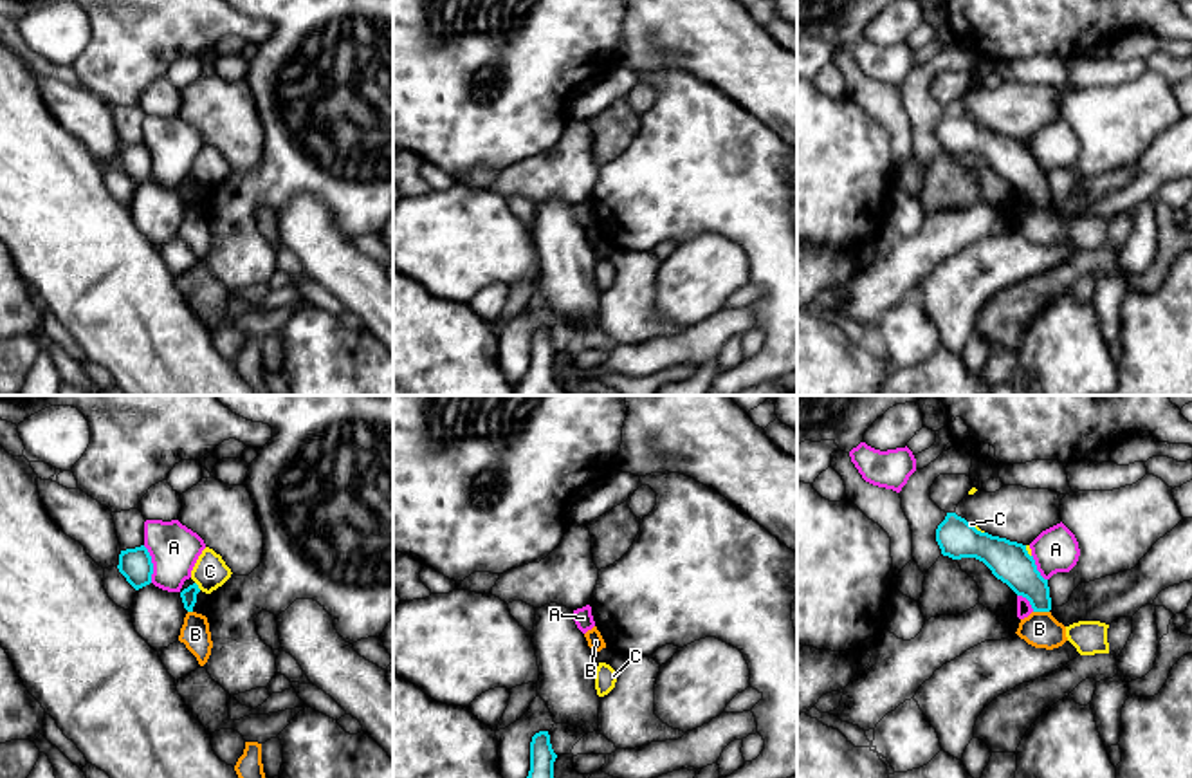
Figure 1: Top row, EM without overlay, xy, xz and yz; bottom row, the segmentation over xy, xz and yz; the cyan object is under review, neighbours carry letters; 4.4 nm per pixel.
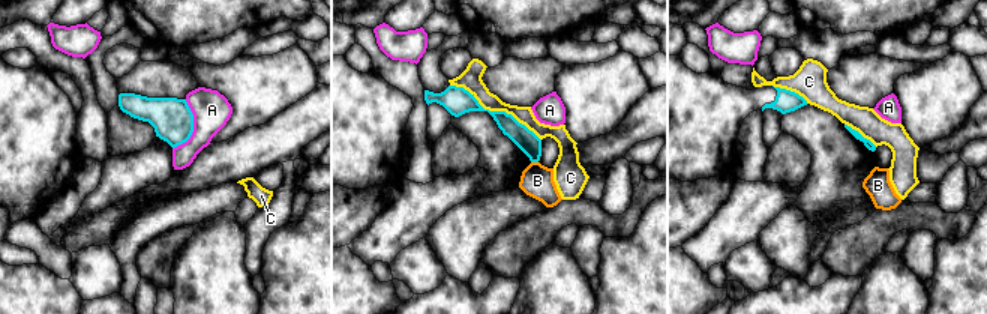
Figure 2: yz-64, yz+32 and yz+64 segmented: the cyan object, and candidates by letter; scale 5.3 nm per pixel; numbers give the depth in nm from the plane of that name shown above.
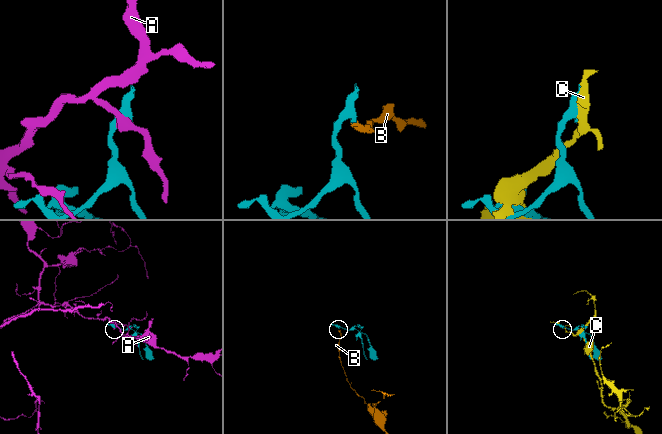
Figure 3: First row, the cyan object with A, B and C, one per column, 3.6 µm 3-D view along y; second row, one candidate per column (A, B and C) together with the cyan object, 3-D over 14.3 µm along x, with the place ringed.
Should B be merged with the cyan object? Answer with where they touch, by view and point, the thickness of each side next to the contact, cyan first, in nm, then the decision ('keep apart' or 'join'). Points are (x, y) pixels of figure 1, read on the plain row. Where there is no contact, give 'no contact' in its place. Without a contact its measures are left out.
yz (1041, 206) | 170/160 nm | keep apart

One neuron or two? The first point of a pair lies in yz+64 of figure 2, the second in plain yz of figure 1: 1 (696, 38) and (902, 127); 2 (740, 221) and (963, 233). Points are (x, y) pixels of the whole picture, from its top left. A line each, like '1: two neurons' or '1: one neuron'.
1: one neuron
2: one neuron

